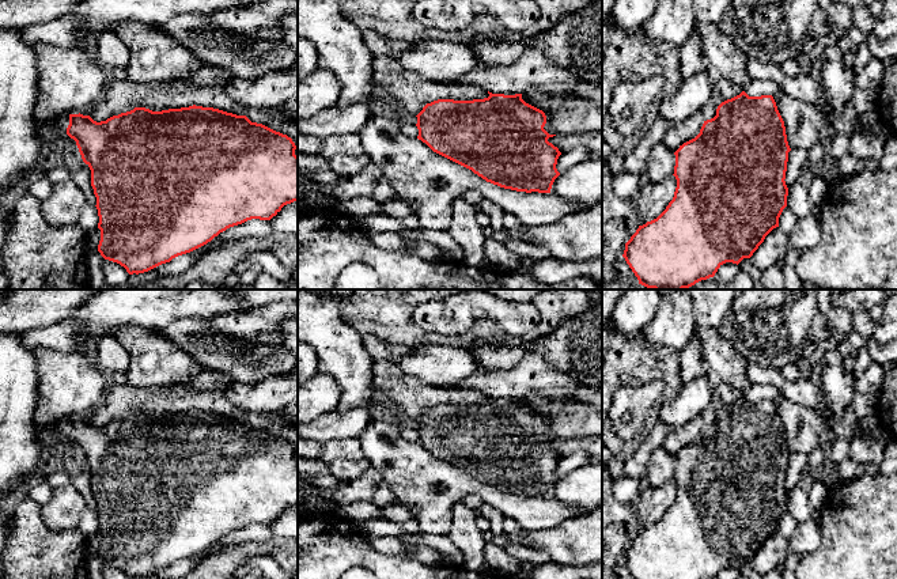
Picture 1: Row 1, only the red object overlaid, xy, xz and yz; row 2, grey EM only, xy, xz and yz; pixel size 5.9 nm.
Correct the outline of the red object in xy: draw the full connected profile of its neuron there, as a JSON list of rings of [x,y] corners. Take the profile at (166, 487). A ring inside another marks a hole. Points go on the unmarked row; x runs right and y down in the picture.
[[[189,410],[152,416],[145,412],[135,412],[130,416],[113,420],[106,425],[96,427],[90,420],[83,419],[57,419],[52,423],[56,439],[68,439],[76,446],[83,466],[91,474],[91,491],[96,502],[99,521],[98,533],[101,545],[98,556],[105,564],[120,568],[129,579],[148,576],[173,563],[190,557],[230,531],[242,529],[251,523],[270,525],[287,508],[298,506],[298,461],[296,450],[291,442],[276,436],[262,428],[251,427],[246,420],[236,420],[213,412]]]

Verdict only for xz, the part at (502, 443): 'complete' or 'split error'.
complete

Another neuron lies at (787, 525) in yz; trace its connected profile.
[[[786,511],[779,522],[780,534],[784,538],[790,540],[796,526],[798,526],[798,521],[788,511]]]

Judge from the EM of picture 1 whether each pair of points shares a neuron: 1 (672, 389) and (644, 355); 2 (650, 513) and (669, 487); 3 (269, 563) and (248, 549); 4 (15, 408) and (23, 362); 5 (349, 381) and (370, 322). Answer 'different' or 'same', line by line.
1: same
2: same
3: different
4: same
5: different

